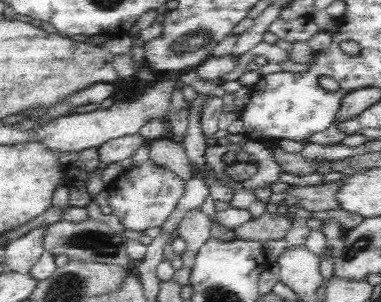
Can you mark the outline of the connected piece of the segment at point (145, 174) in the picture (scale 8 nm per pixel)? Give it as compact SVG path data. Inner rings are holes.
M150 158L128 170L122 178L112 183L110 190L112 214L118 216L125 230L144 232L148 228L158 228L172 214L186 192L186 180L170 167L158 165Z

